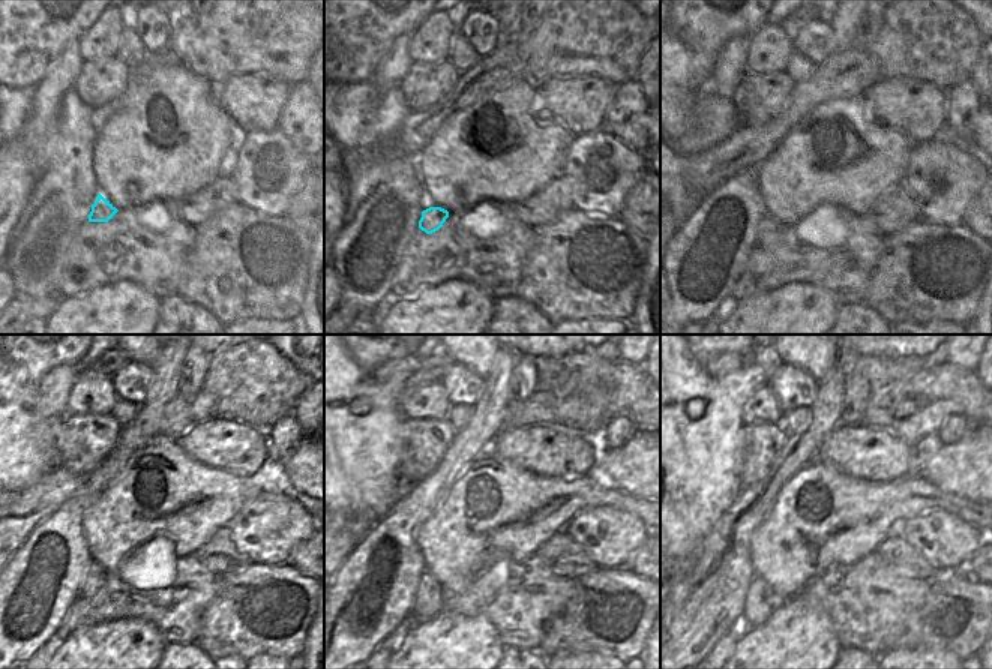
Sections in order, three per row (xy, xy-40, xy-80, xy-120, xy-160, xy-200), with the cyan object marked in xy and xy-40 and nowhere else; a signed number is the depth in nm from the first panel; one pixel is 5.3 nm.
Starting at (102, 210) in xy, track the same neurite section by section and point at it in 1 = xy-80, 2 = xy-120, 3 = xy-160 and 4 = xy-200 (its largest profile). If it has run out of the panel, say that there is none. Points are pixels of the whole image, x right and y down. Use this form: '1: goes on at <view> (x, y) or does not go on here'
1: goes on at xy-80 (769, 225)
2: goes on at xy-120 (96, 578)
3: goes on at xy-160 (428, 602)
4: goes on at xy-200 (761, 600)

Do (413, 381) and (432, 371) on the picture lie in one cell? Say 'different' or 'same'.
same

